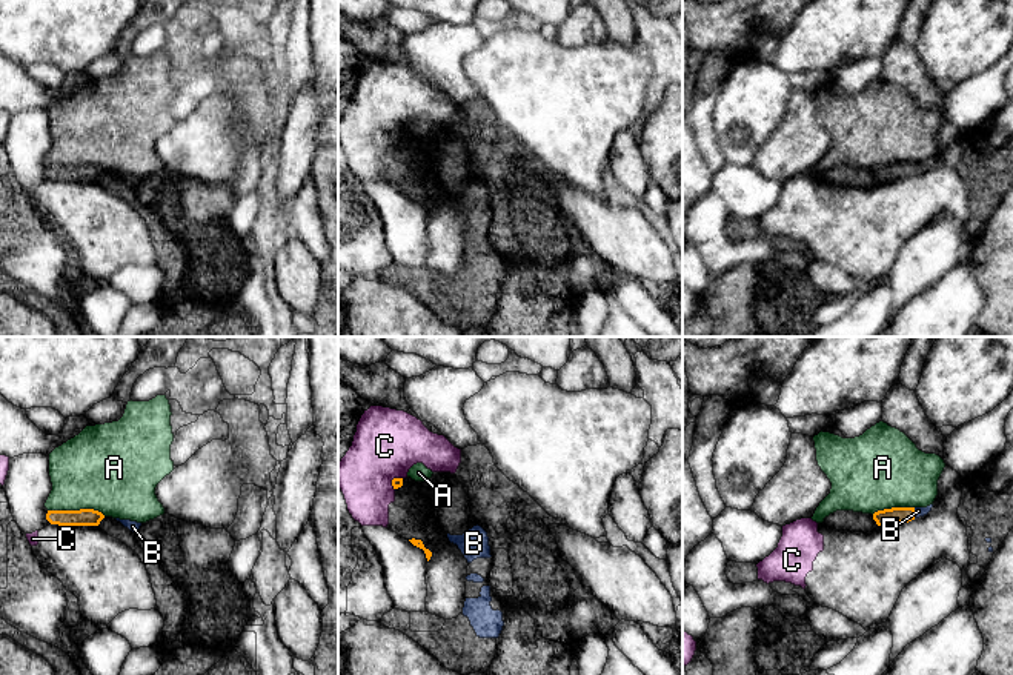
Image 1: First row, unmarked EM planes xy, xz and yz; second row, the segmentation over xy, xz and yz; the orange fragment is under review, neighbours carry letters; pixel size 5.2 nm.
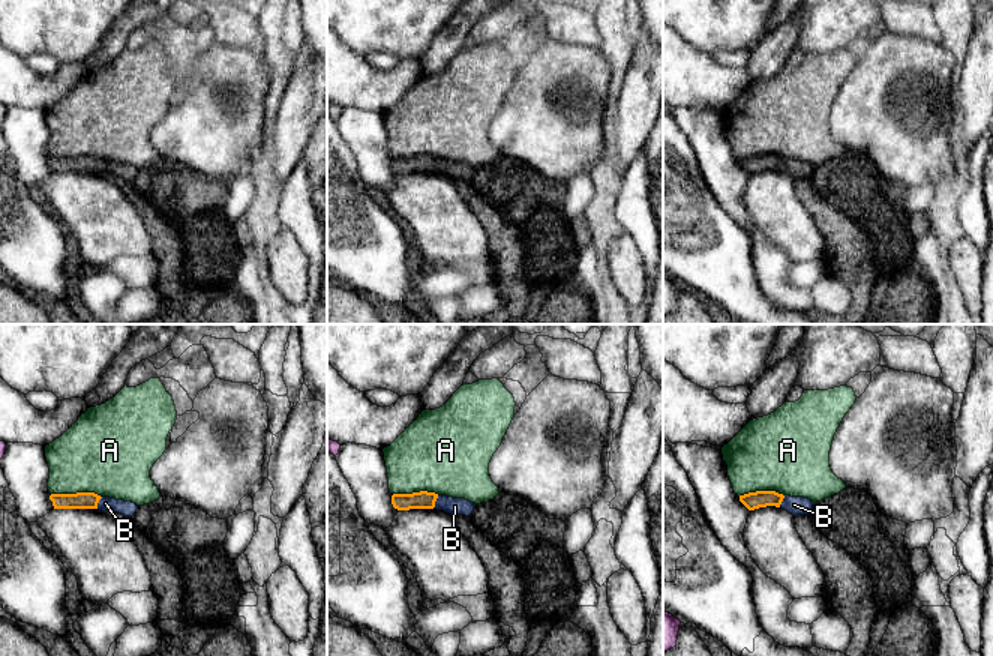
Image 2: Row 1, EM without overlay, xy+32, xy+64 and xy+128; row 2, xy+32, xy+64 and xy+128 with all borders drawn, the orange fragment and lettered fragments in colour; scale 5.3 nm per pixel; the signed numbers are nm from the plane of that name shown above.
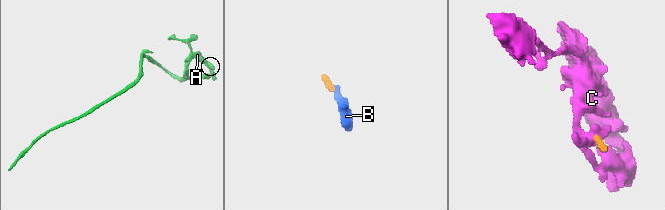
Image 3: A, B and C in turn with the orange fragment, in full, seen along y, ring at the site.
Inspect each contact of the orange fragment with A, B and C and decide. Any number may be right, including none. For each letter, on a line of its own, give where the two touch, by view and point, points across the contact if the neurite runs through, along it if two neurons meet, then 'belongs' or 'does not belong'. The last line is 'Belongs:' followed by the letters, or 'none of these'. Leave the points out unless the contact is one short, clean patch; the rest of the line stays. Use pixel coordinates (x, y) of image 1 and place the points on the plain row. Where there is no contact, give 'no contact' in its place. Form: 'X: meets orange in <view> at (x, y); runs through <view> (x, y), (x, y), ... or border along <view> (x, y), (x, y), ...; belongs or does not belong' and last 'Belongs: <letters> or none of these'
A: meets orange in xy at (77, 166); does not belong
B: meets orange in yz at (913, 168); runs through yz (889, 172), (913, 168), (918, 166); belongs
C: meets orange in xz at (392, 136); border along xz (401, 133), (392, 136), (394, 145); does not belong
Belongs: B

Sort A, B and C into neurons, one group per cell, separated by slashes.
A / B / C

